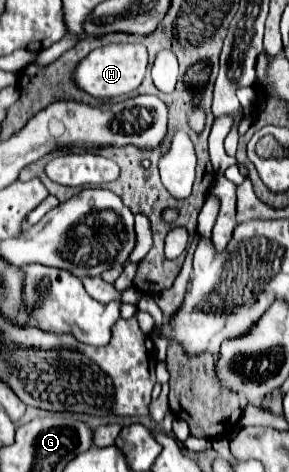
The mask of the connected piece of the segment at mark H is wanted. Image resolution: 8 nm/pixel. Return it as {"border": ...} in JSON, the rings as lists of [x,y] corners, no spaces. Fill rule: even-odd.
{"border":[[[105,45],[101,49],[91,51],[77,67],[75,81],[81,89],[91,93],[93,97],[115,97],[123,101],[123,93],[135,91],[145,75],[147,67],[147,49],[143,45]]]}

